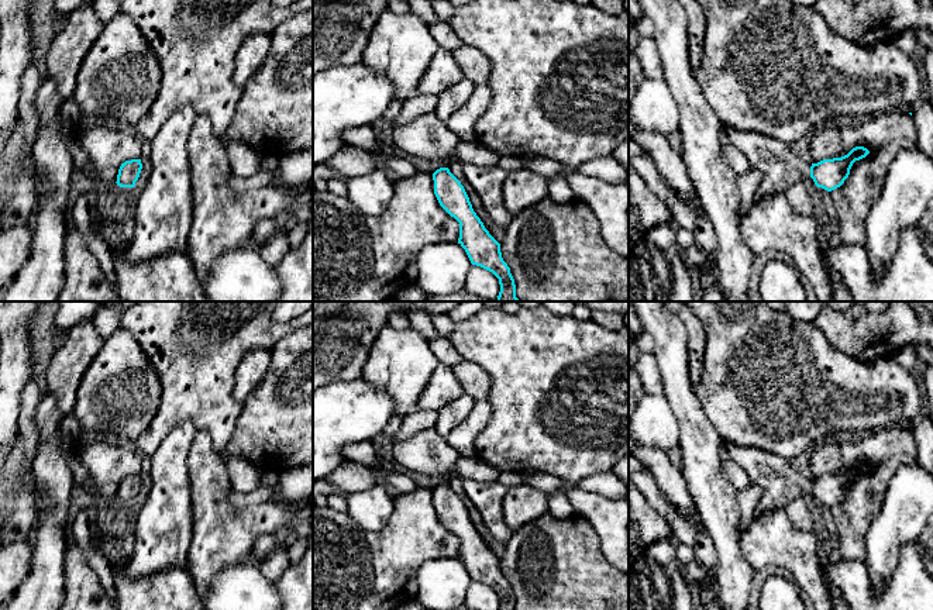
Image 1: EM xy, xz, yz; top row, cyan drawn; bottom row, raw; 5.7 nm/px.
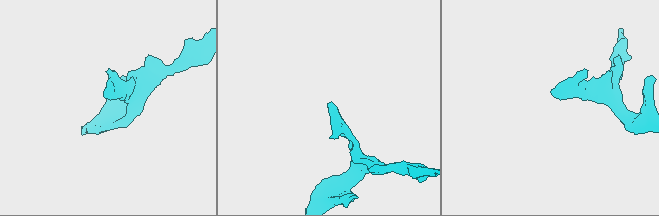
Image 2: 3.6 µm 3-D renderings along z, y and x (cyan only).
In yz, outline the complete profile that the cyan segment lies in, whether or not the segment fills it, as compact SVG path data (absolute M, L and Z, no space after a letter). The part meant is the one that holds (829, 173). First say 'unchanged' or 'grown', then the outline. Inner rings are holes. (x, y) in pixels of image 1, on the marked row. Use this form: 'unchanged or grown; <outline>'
grown; M723 127L723 130L729 142L743 152L750 166L761 172L753 204L771 196L785 196L792 185L808 175L817 187L832 192L844 183L853 163L870 154L867 148L855 147L841 158L823 159L809 166L792 151L791 145L782 141L731 127Z

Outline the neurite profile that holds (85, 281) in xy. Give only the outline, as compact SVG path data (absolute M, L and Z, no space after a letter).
M70 217L66 218L63 258L65 283L56 301L123 301Z

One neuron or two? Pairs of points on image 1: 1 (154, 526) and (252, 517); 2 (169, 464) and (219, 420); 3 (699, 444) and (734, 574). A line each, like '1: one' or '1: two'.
1: two
2: two
3: one

